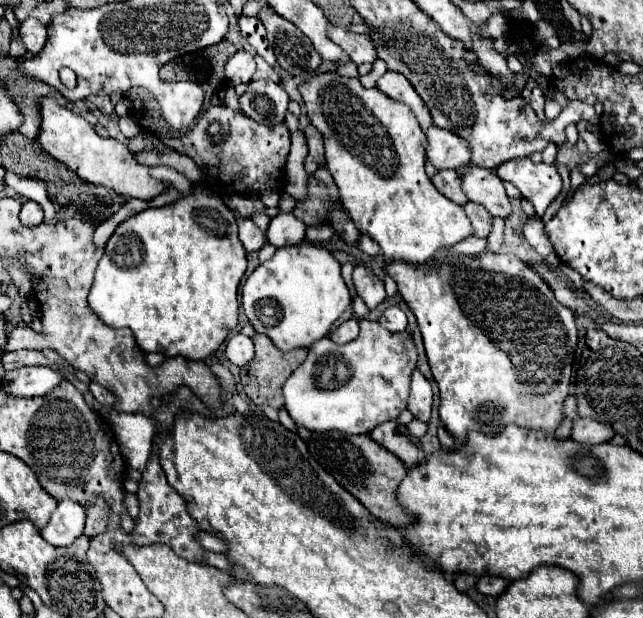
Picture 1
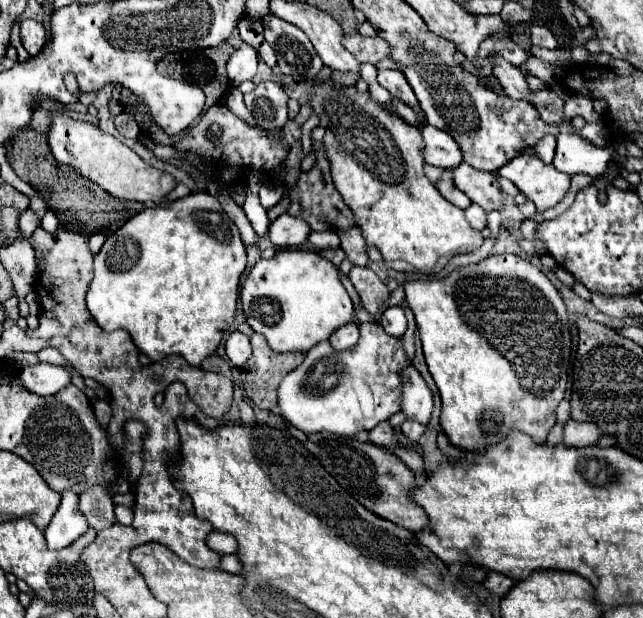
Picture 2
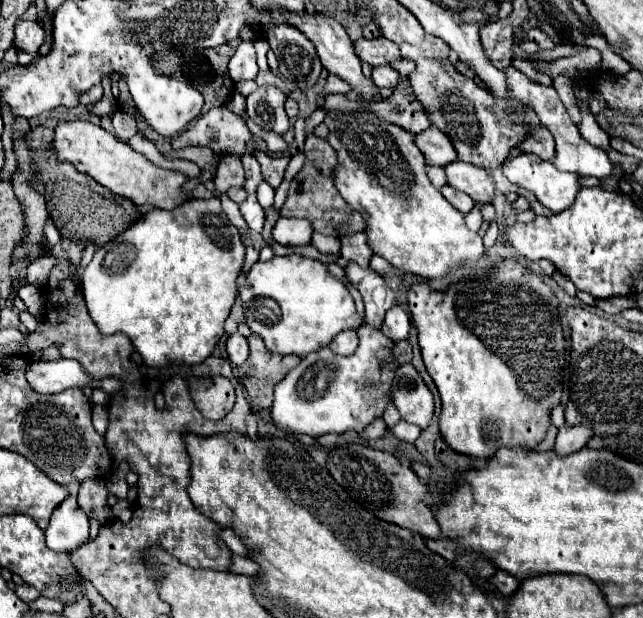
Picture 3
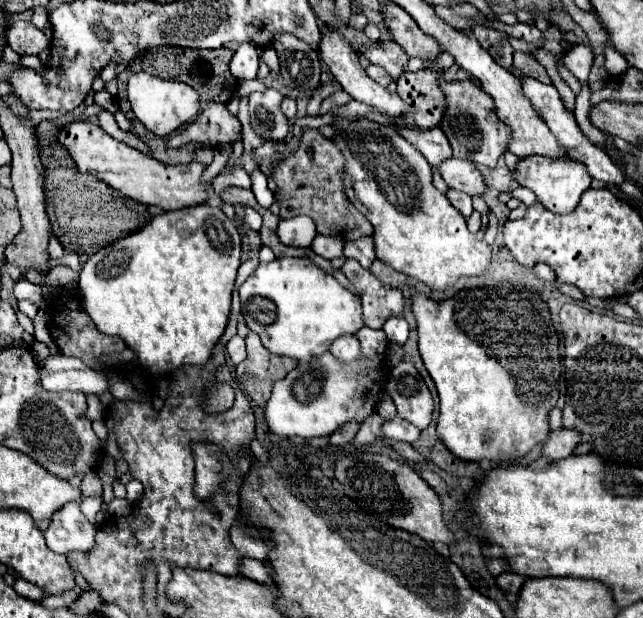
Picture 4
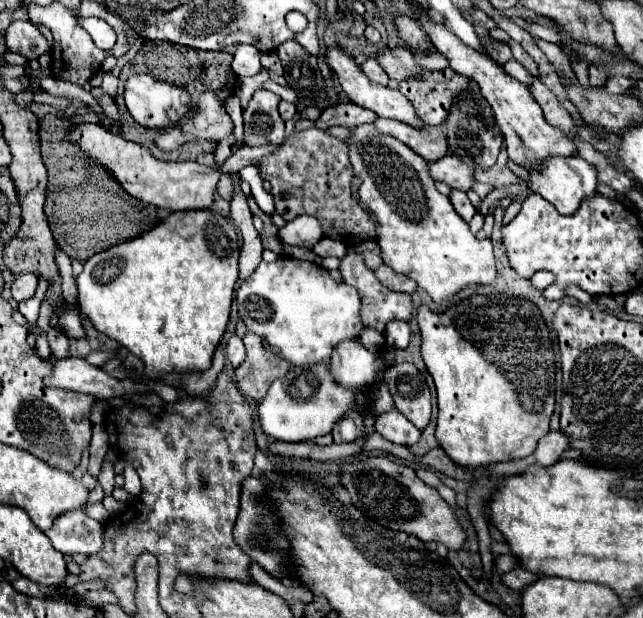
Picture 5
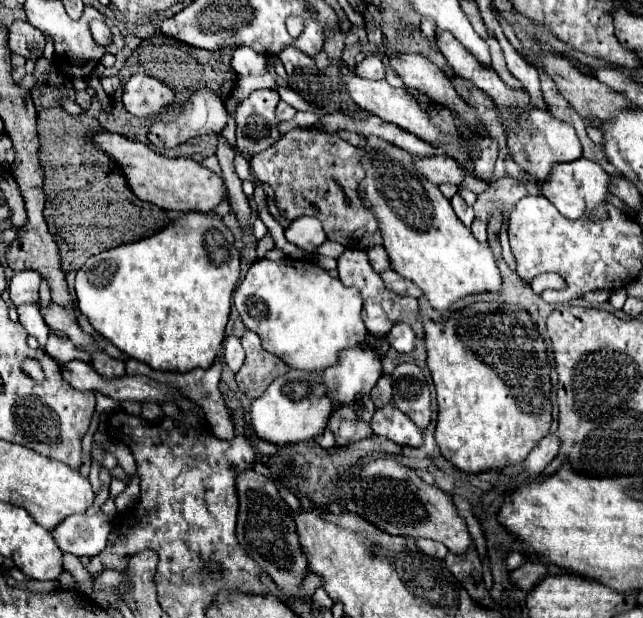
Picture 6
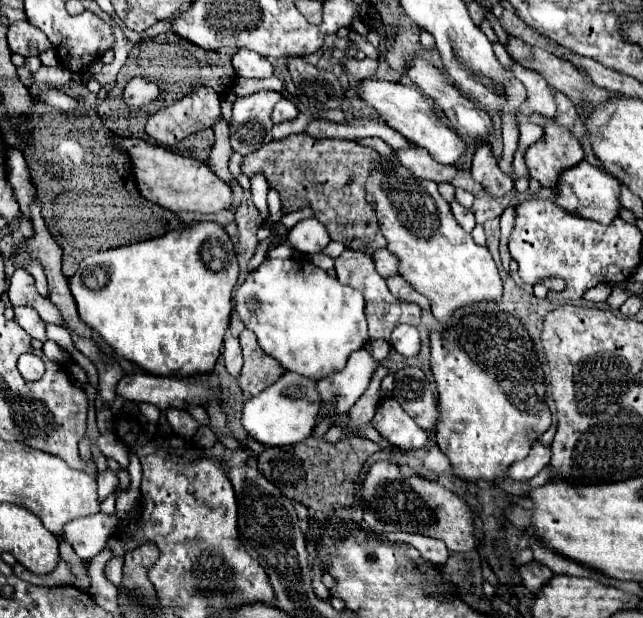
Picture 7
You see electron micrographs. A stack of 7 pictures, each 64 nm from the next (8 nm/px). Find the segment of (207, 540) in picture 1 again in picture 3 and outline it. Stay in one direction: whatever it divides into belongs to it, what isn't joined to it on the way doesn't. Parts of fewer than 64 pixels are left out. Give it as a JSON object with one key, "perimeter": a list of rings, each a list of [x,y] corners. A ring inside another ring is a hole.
{"perimeter":[[[224,528],[218,538],[226,544],[226,548],[232,552],[232,554],[240,554],[240,556],[246,556],[248,554],[248,548],[244,548],[244,544],[238,540],[238,536],[230,530],[230,528]]]}

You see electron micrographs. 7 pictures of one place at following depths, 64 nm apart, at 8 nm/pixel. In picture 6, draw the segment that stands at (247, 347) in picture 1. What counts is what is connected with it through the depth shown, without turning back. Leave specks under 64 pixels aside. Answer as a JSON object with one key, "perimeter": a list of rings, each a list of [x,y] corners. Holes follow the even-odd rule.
{"perimeter":[[[228,336],[226,342],[224,342],[224,358],[226,358],[226,364],[230,366],[232,372],[238,372],[242,362],[244,362],[244,348],[240,344],[240,338],[236,336]]]}

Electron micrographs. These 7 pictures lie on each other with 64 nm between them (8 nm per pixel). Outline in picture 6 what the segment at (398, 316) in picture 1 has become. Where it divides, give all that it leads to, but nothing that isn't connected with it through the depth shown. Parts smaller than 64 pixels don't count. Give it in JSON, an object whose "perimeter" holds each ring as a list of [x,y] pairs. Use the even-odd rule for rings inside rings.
{"perimeter":[[[396,322],[392,326],[392,330],[386,334],[388,344],[404,354],[414,350],[414,338],[416,338],[416,334],[412,332],[412,328],[406,322]]]}

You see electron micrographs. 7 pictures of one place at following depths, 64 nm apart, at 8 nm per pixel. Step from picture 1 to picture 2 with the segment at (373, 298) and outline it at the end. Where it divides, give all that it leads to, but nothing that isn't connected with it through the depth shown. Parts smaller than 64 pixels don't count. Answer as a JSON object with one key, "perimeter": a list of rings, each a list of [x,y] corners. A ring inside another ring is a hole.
{"perimeter":[[[354,266],[350,270],[350,280],[354,284],[354,288],[360,294],[362,306],[370,312],[370,314],[378,314],[380,306],[386,302],[388,298],[388,288],[386,284],[366,266]]]}

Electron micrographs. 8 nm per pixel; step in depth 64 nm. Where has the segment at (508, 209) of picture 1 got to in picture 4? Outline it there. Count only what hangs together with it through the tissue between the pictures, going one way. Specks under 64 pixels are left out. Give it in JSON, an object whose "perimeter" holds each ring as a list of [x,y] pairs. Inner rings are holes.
{"perimeter":[[[450,158],[440,164],[440,174],[446,180],[448,188],[466,192],[470,196],[482,196],[486,192],[486,184],[480,170],[468,160]]]}

